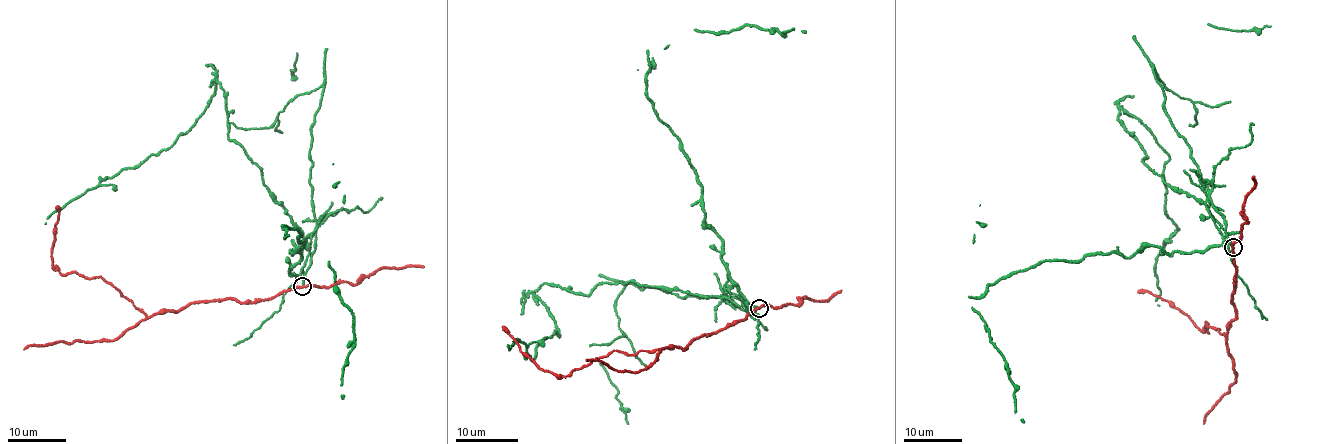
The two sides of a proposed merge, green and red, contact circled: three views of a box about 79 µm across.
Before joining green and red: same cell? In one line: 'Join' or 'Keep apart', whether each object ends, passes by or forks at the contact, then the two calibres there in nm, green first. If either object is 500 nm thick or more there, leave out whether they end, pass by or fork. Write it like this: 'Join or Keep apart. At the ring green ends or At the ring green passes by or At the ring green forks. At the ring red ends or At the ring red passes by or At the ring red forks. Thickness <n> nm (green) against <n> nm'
Keep apart. At the ring green ends. At the ring red passes by. Thickness 240 nm (green) against 200 nm

